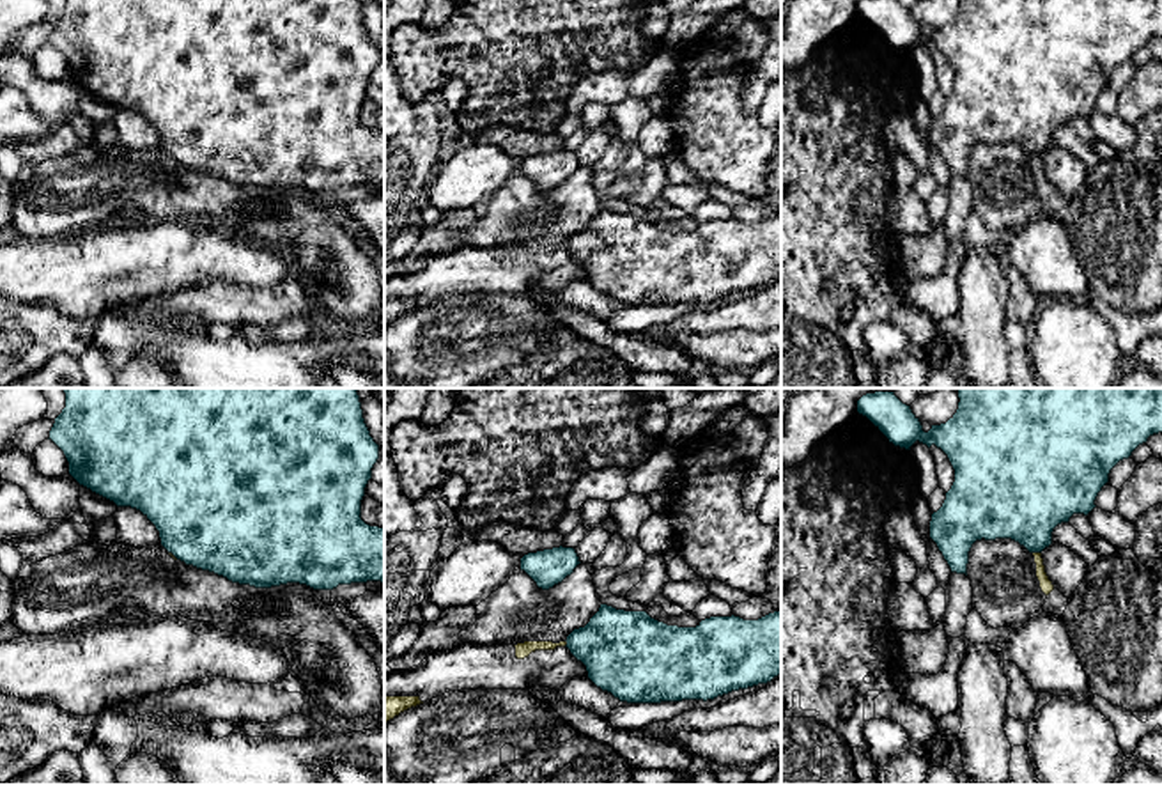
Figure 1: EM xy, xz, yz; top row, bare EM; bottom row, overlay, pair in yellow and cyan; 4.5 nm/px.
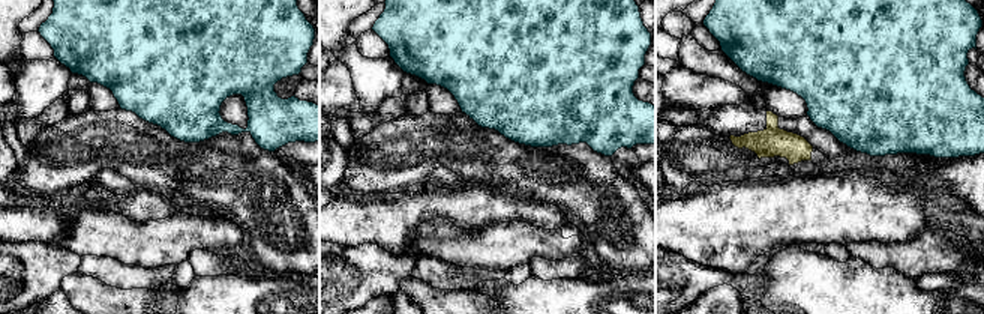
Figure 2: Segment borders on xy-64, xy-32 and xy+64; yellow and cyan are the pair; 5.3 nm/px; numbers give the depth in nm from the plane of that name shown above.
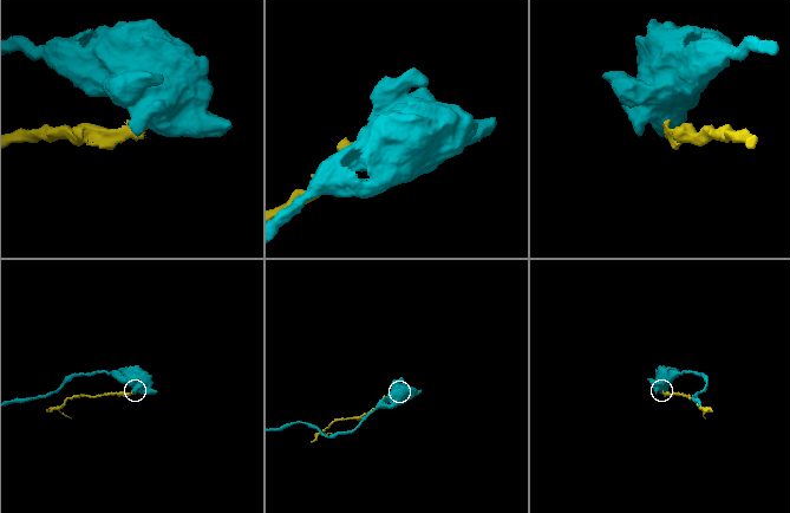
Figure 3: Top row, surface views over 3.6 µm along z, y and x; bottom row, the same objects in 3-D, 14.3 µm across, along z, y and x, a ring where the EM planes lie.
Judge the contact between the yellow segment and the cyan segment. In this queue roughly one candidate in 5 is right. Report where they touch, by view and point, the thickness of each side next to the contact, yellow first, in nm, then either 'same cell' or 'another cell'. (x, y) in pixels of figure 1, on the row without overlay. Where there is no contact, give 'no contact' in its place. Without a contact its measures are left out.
yz (1037, 156) | 60/380 nm | another cell

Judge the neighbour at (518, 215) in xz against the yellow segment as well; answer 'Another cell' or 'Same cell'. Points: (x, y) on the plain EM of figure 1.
Same cell

